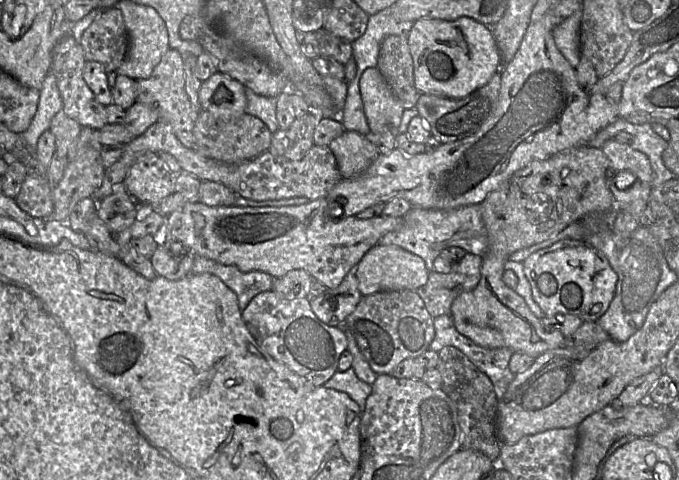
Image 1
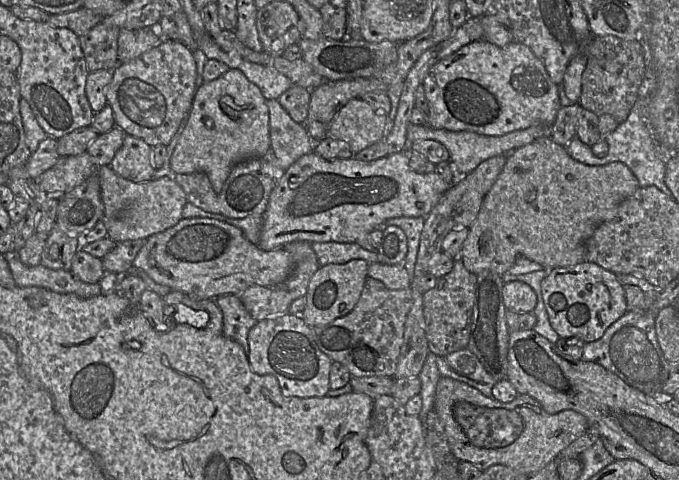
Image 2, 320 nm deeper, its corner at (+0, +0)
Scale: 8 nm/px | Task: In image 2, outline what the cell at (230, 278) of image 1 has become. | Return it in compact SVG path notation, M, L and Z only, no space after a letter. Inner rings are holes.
M221 295L215 300L223 313L223 334L239 343L248 356L248 334L257 321L247 311L239 295Z

